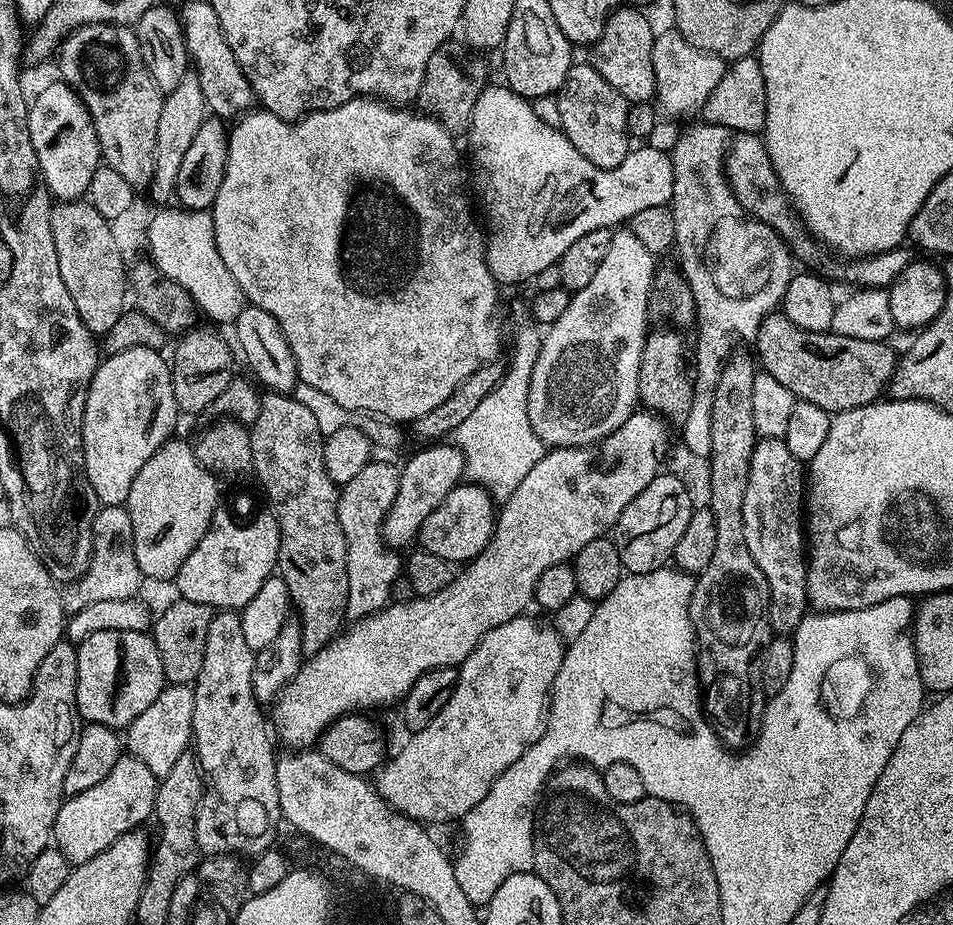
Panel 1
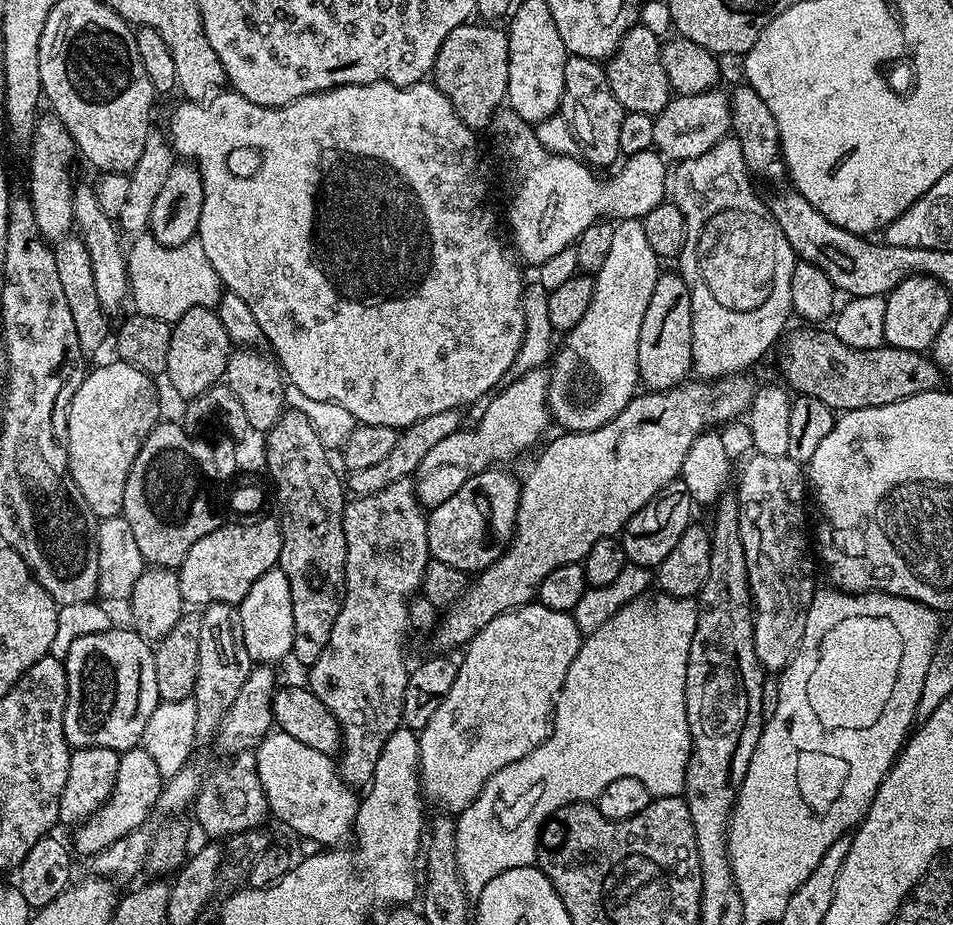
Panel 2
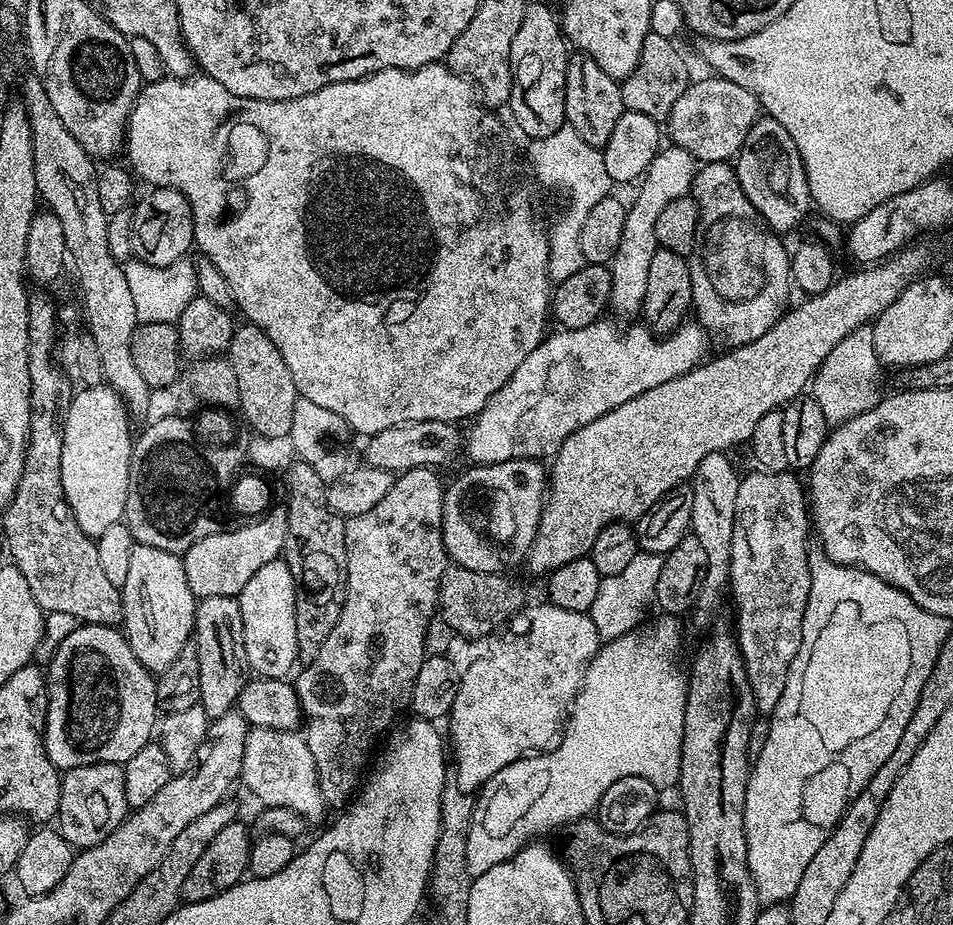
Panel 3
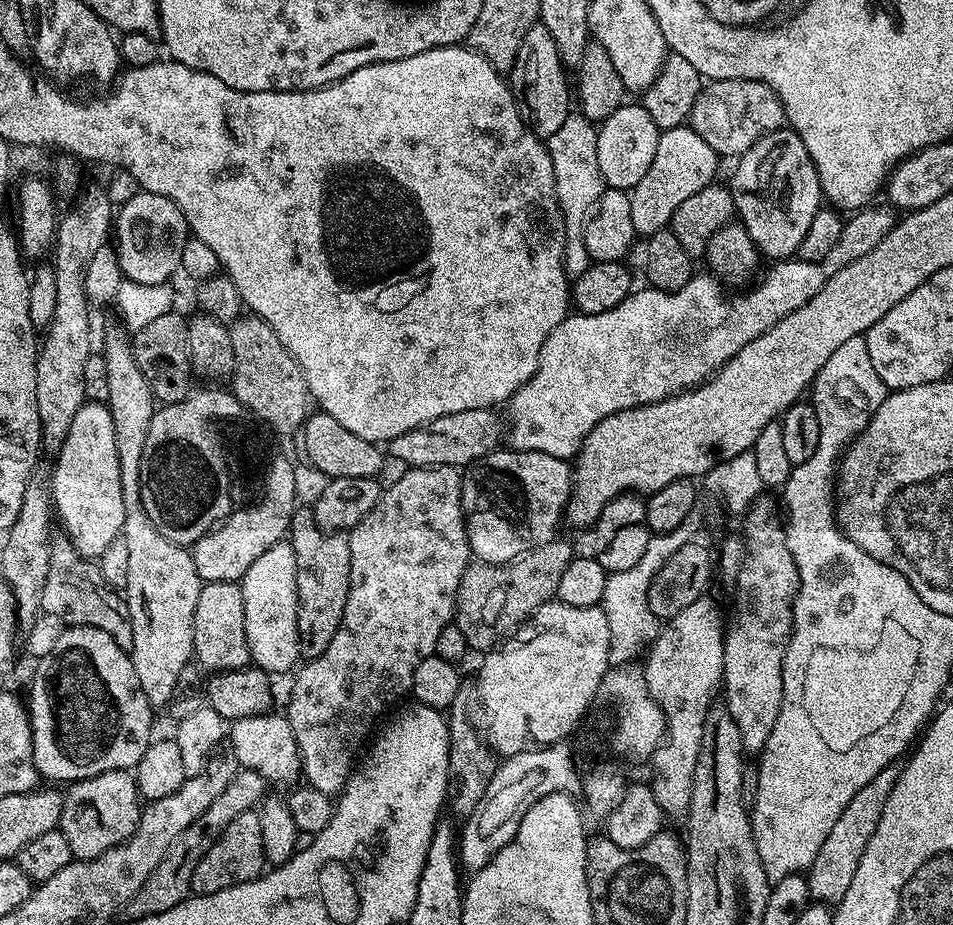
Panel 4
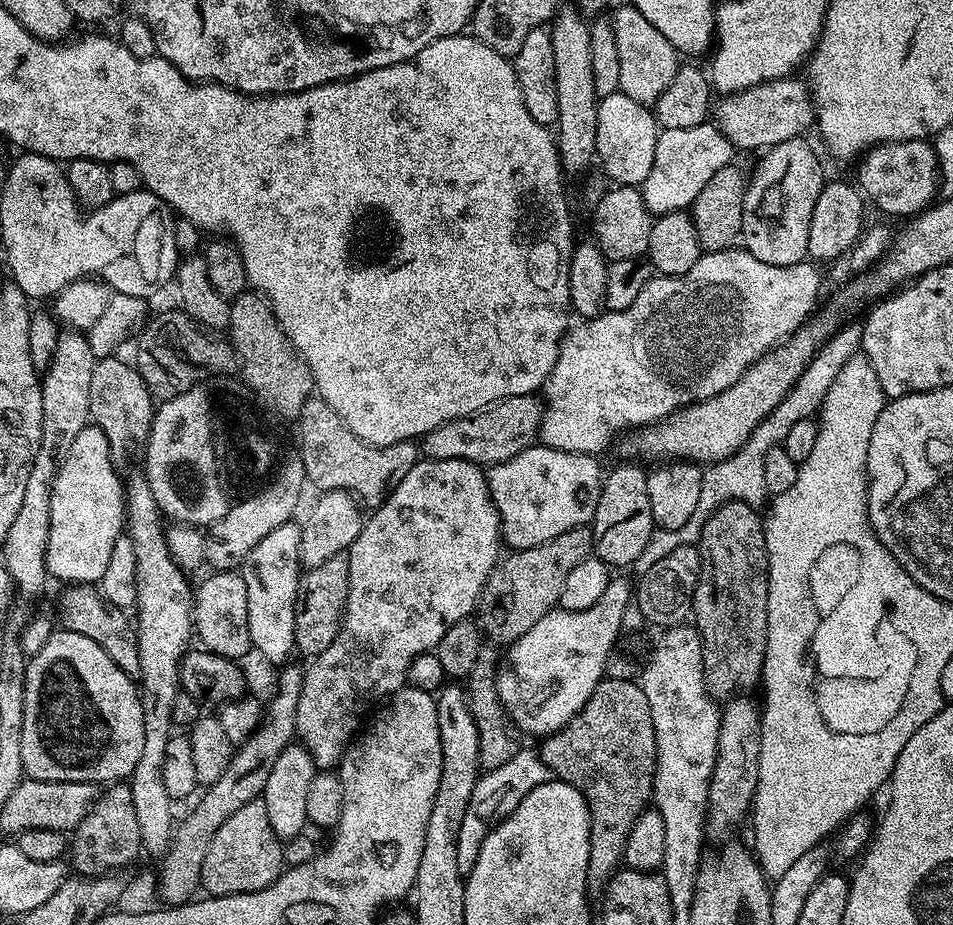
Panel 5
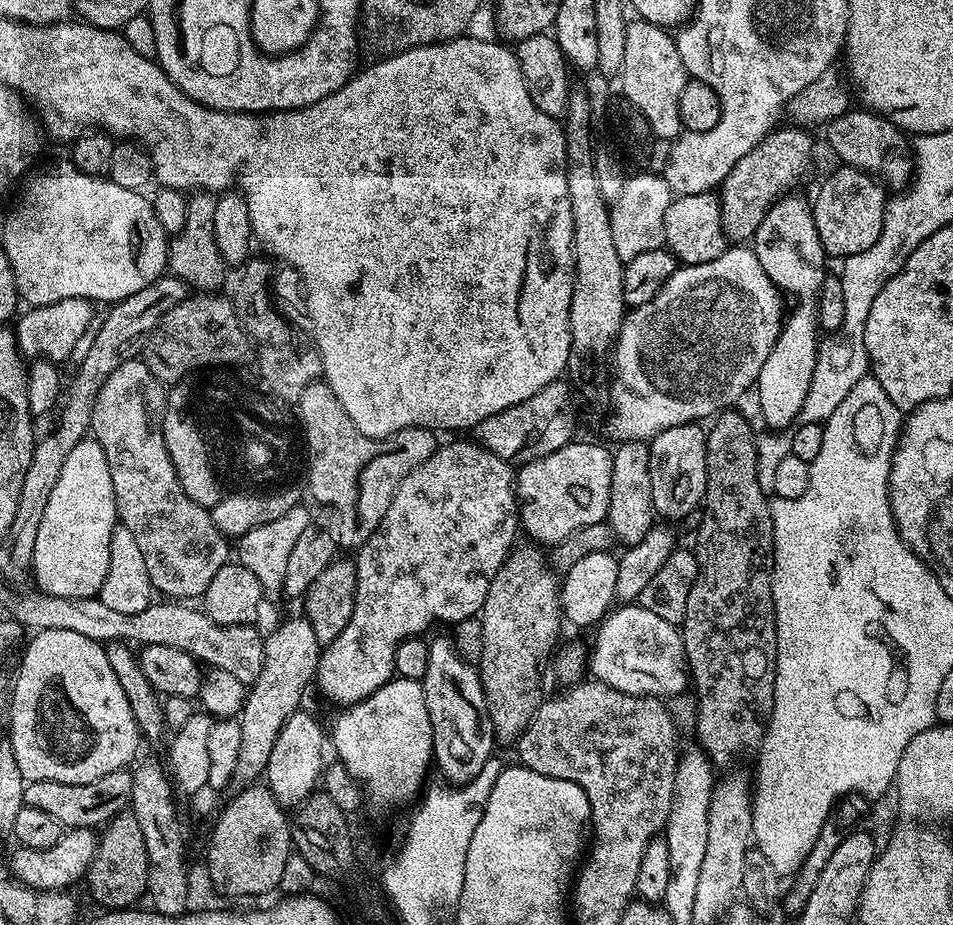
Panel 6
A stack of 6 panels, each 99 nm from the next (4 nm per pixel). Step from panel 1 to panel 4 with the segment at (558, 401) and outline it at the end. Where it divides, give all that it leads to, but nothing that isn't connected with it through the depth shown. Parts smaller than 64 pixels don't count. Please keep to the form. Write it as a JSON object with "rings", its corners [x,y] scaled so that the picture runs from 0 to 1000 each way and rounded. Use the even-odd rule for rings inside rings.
{"rings":[[[723,136],[702,138],[694,142],[690,162],[682,182],[661,206],[661,232],[665,239],[668,256],[679,257],[688,251],[696,251],[704,243],[707,227],[732,205],[742,203],[752,194],[753,168]]]}

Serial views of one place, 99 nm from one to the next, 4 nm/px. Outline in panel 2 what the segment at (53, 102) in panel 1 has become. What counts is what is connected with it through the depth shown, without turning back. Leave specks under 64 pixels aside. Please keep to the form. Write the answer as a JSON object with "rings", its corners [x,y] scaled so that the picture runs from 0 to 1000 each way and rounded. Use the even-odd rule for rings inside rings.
{"rings":[[[57,123],[43,124],[38,131],[38,139],[31,152],[34,174],[29,177],[29,186],[34,191],[29,195],[27,211],[34,219],[36,240],[40,240],[42,256],[51,262],[62,262],[77,250],[76,204],[71,199],[71,181],[82,165],[76,147],[69,136]]]}

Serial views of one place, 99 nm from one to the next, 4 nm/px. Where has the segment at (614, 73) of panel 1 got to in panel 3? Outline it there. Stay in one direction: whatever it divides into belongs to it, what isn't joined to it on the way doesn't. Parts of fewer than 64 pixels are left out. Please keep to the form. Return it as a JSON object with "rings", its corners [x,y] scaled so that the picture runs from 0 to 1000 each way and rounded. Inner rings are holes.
{"rings":[[[686,34],[681,35],[678,45],[674,45],[669,71],[651,93],[656,118],[681,124],[692,132],[700,131],[707,110],[715,106],[716,99],[721,97],[724,90],[722,69],[718,66],[717,58],[705,46],[702,40]]]}

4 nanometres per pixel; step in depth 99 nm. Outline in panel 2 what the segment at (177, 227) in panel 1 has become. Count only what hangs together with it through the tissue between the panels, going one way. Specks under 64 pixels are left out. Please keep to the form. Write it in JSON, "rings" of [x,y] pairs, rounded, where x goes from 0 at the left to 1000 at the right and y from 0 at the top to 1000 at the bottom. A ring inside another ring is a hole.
{"rings":[[[158,252],[144,254],[132,275],[137,325],[144,338],[176,349],[189,346],[191,339],[201,333],[226,334],[231,328],[235,310],[231,297],[220,286],[216,272],[208,257],[185,267],[172,267]]]}

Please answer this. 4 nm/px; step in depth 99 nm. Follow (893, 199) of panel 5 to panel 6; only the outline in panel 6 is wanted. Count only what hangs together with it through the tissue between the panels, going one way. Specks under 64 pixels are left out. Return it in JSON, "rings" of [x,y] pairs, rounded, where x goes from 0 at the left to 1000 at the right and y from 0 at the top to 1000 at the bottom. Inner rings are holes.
{"rings":[[[901,120],[886,121],[881,126],[869,131],[864,139],[874,166],[881,172],[878,174],[882,178],[913,187],[933,204],[952,203],[959,189],[959,174],[955,163],[954,148],[928,125],[922,125],[920,121]]]}

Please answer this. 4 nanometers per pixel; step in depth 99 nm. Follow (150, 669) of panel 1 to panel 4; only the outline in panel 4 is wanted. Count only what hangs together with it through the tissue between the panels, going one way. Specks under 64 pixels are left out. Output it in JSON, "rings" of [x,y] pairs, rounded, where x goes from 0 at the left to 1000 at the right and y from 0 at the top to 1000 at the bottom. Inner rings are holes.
{"rings":[[[71,677],[61,690],[61,694],[57,694],[57,703],[52,703],[52,707],[41,710],[39,718],[42,719],[39,720],[38,728],[34,731],[34,745],[30,746],[29,752],[27,751],[27,764],[34,786],[36,828],[42,835],[43,840],[50,845],[59,845],[55,843],[75,845],[77,843],[89,843],[99,837],[107,837],[115,832],[142,831],[143,825],[149,819],[149,815],[153,815],[155,805],[162,799],[162,792],[159,792],[162,766],[159,760],[153,755],[153,750],[149,750],[149,742],[145,742],[145,729],[141,729],[135,702],[124,698],[124,694],[120,694],[120,690],[115,690],[115,685],[111,685],[111,681],[103,681],[94,677]]]}

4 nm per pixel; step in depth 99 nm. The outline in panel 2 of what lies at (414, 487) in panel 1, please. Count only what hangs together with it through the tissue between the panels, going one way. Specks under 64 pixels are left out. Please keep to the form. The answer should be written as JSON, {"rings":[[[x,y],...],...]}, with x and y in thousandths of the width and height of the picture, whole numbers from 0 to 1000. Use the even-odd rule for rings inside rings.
{"rings":[[[563,400],[553,402],[551,406],[541,406],[538,412],[538,415],[530,414],[507,438],[508,446],[496,467],[480,465],[472,469],[472,474],[467,474],[465,478],[460,478],[460,482],[454,482],[451,491],[443,495],[434,511],[434,522],[437,537],[446,550],[464,547],[464,543],[468,543],[472,534],[485,530],[485,521],[489,521],[502,510],[513,509],[519,503],[516,502],[519,497],[531,497],[544,489],[552,488],[553,484],[561,485],[568,479],[567,470],[574,465],[575,458],[577,459],[575,408],[570,401]]]}

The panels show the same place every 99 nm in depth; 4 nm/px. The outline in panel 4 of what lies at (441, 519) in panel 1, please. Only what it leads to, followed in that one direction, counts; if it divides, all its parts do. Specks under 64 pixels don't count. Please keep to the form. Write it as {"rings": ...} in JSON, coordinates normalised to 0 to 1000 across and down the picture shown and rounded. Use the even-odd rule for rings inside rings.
{"rings":[[[522,486],[512,490],[511,493],[501,497],[495,510],[486,516],[485,519],[485,538],[483,539],[483,546],[487,552],[487,566],[491,571],[491,589],[495,591],[495,600],[501,606],[510,610],[530,610],[536,605],[542,605],[545,601],[549,601],[552,597],[558,597],[562,592],[568,592],[573,586],[584,583],[586,576],[583,575],[588,571],[588,562],[593,561],[596,552],[596,541],[600,537],[600,524],[602,522],[602,506],[597,498],[590,495],[581,495],[581,491],[569,491],[568,489],[544,489],[540,486]]]}

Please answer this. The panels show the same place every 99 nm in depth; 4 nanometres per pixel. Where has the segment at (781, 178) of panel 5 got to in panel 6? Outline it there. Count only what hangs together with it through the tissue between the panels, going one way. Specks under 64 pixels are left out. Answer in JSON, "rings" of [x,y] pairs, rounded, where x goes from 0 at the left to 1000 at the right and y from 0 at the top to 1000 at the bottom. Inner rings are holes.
{"rings":[[[835,210],[820,211],[818,215],[810,219],[810,225],[804,231],[804,236],[800,236],[800,242],[795,244],[791,256],[793,278],[795,283],[800,283],[800,292],[804,292],[808,305],[812,305],[820,317],[827,319],[828,316],[835,323],[835,330],[832,333],[830,330],[829,336],[818,351],[818,360],[812,370],[812,378],[808,378],[804,391],[800,391],[800,400],[791,416],[793,432],[797,436],[797,450],[810,465],[823,465],[836,457],[842,443],[842,435],[846,435],[846,426],[852,416],[858,375],[857,324],[867,297],[867,290],[865,290],[867,274],[858,257],[858,244],[854,244],[852,222],[847,215],[844,217],[842,213],[831,211]]]}

